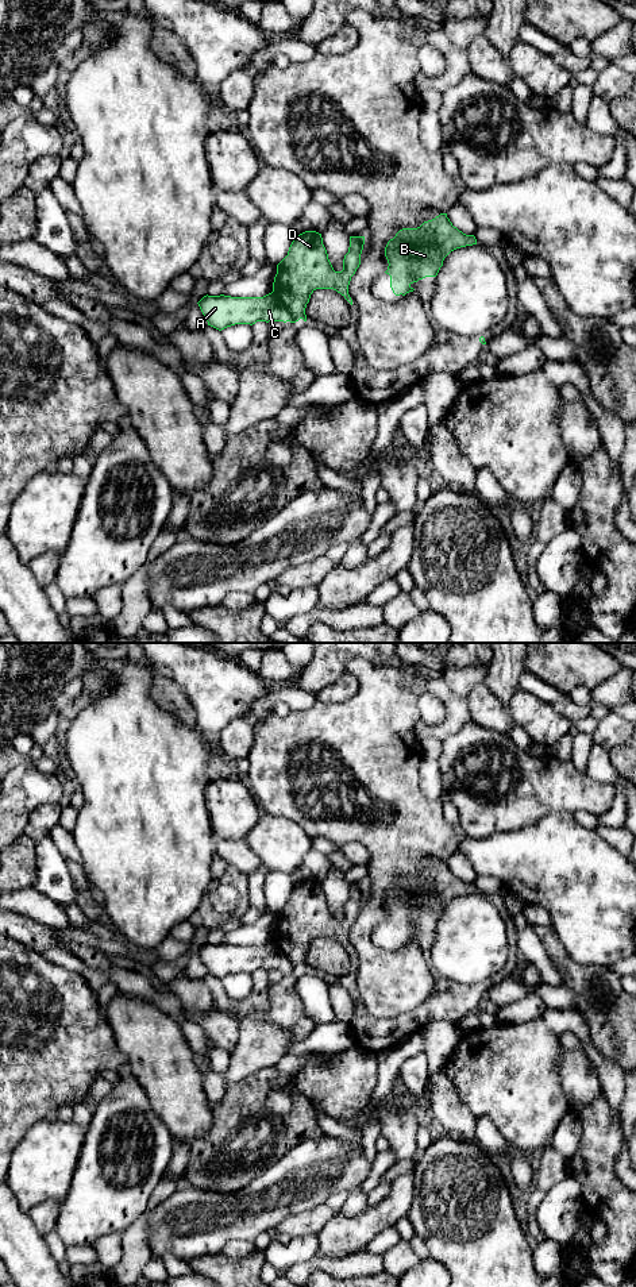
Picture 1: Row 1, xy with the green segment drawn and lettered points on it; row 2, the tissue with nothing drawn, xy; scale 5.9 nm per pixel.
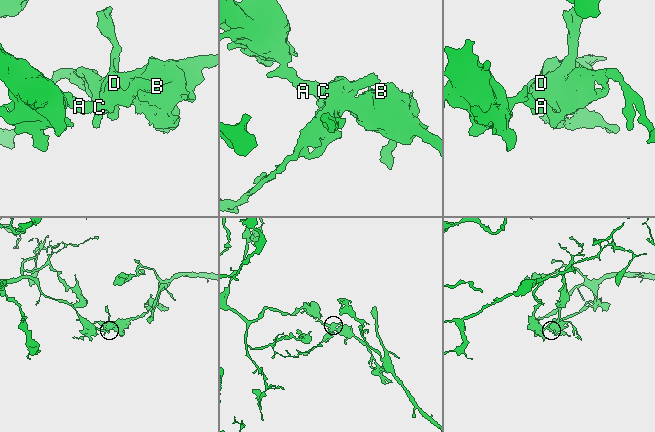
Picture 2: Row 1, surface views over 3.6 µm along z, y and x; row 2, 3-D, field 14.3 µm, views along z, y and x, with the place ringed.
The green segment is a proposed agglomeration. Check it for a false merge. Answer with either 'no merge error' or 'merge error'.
merge error

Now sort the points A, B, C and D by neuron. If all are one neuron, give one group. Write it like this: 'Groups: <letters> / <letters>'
Groups: A C / B D

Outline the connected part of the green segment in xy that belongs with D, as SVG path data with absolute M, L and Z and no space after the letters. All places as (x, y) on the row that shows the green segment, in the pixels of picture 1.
M305 231L293 239L288 255L277 265L273 282L273 293L292 315L290 323L307 321L305 308L316 289L334 289L352 305L348 285L361 265L363 244L365 236L350 236L343 270L335 271L321 234Z

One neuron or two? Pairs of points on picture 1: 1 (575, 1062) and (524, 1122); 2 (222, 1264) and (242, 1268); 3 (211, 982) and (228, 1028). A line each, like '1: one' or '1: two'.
1: two
2: one
3: two

